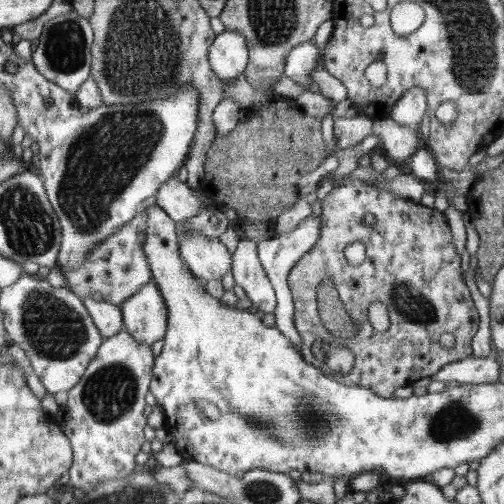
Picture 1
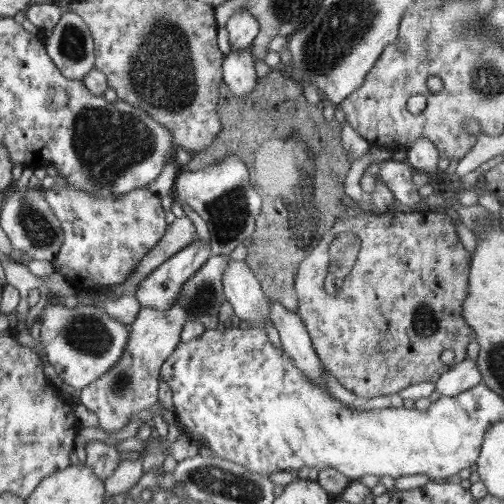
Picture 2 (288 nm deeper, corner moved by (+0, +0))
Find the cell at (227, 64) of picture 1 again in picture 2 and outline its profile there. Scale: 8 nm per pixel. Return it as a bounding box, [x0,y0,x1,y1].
[225,6,259,52]

